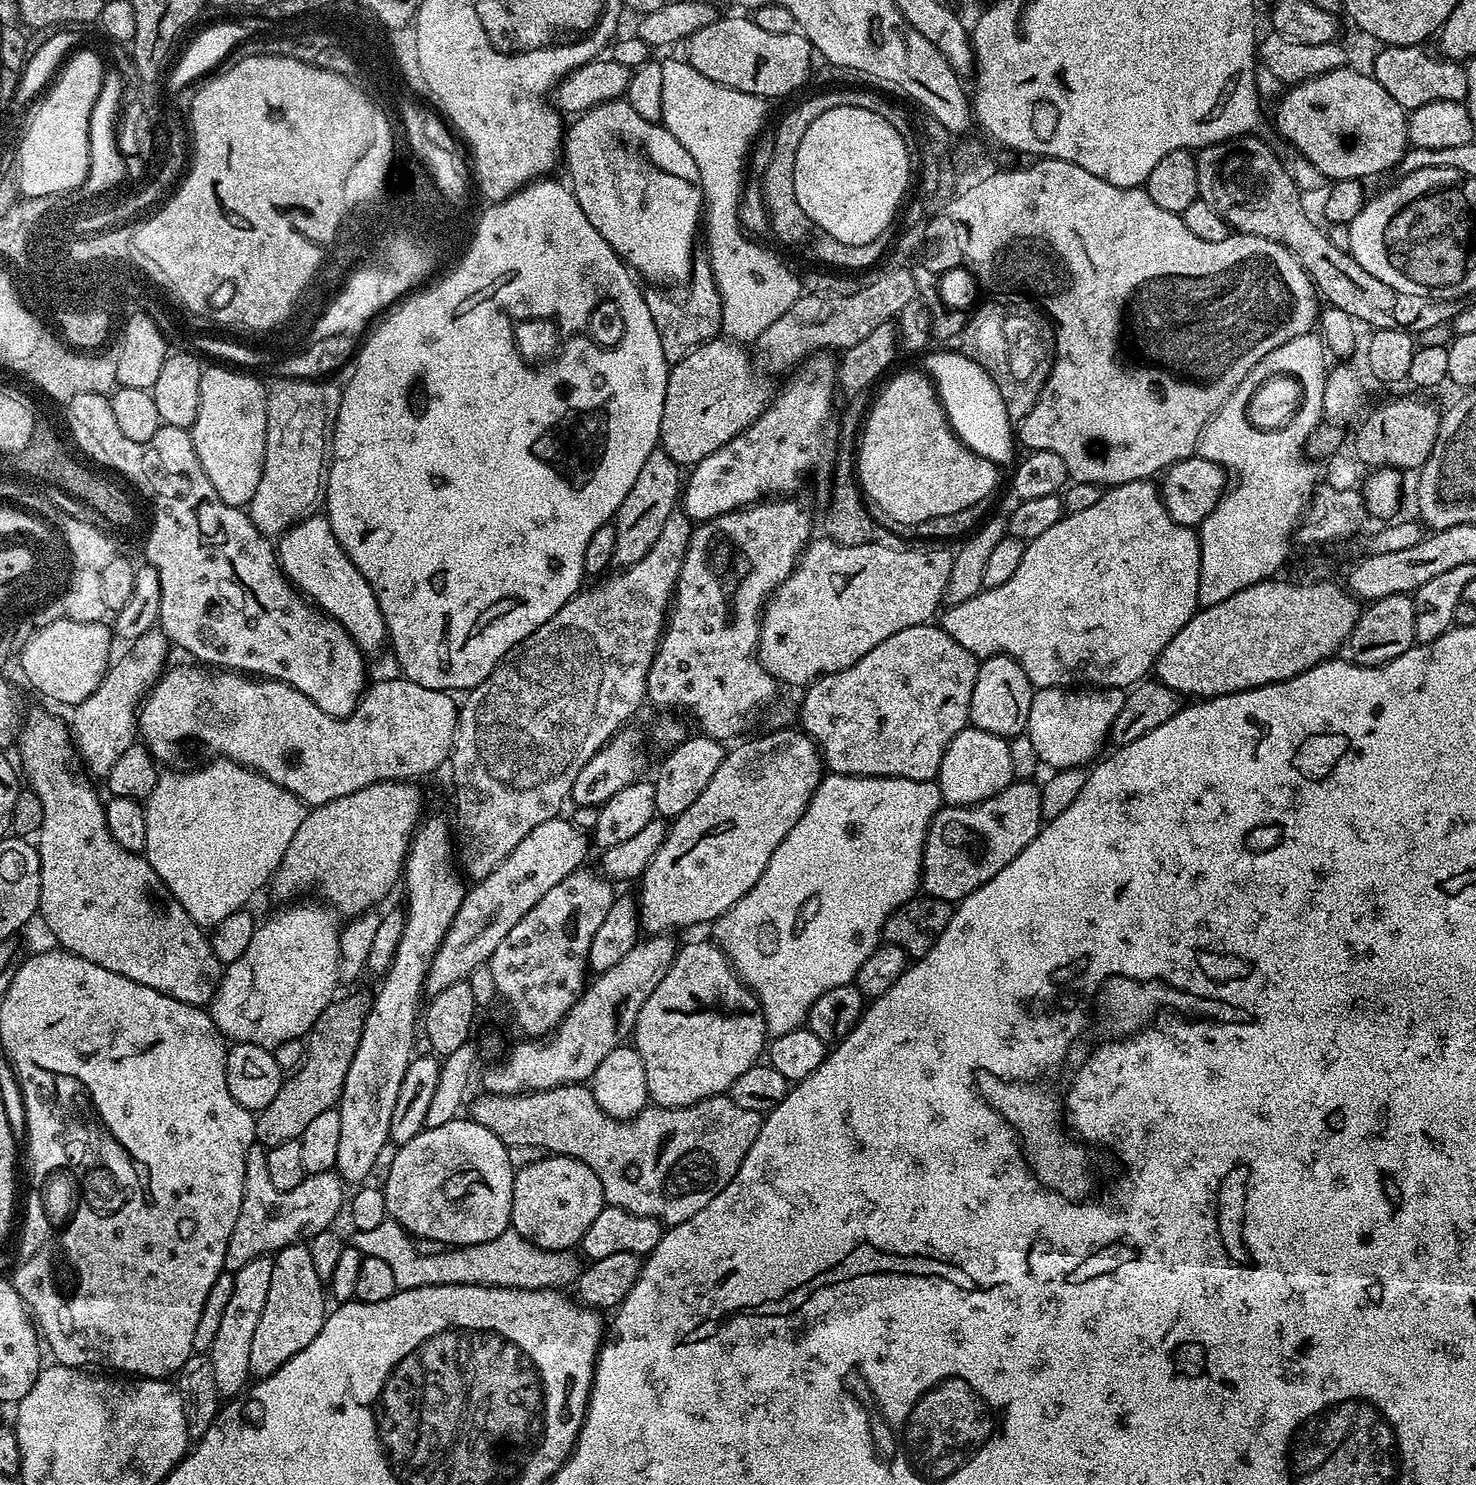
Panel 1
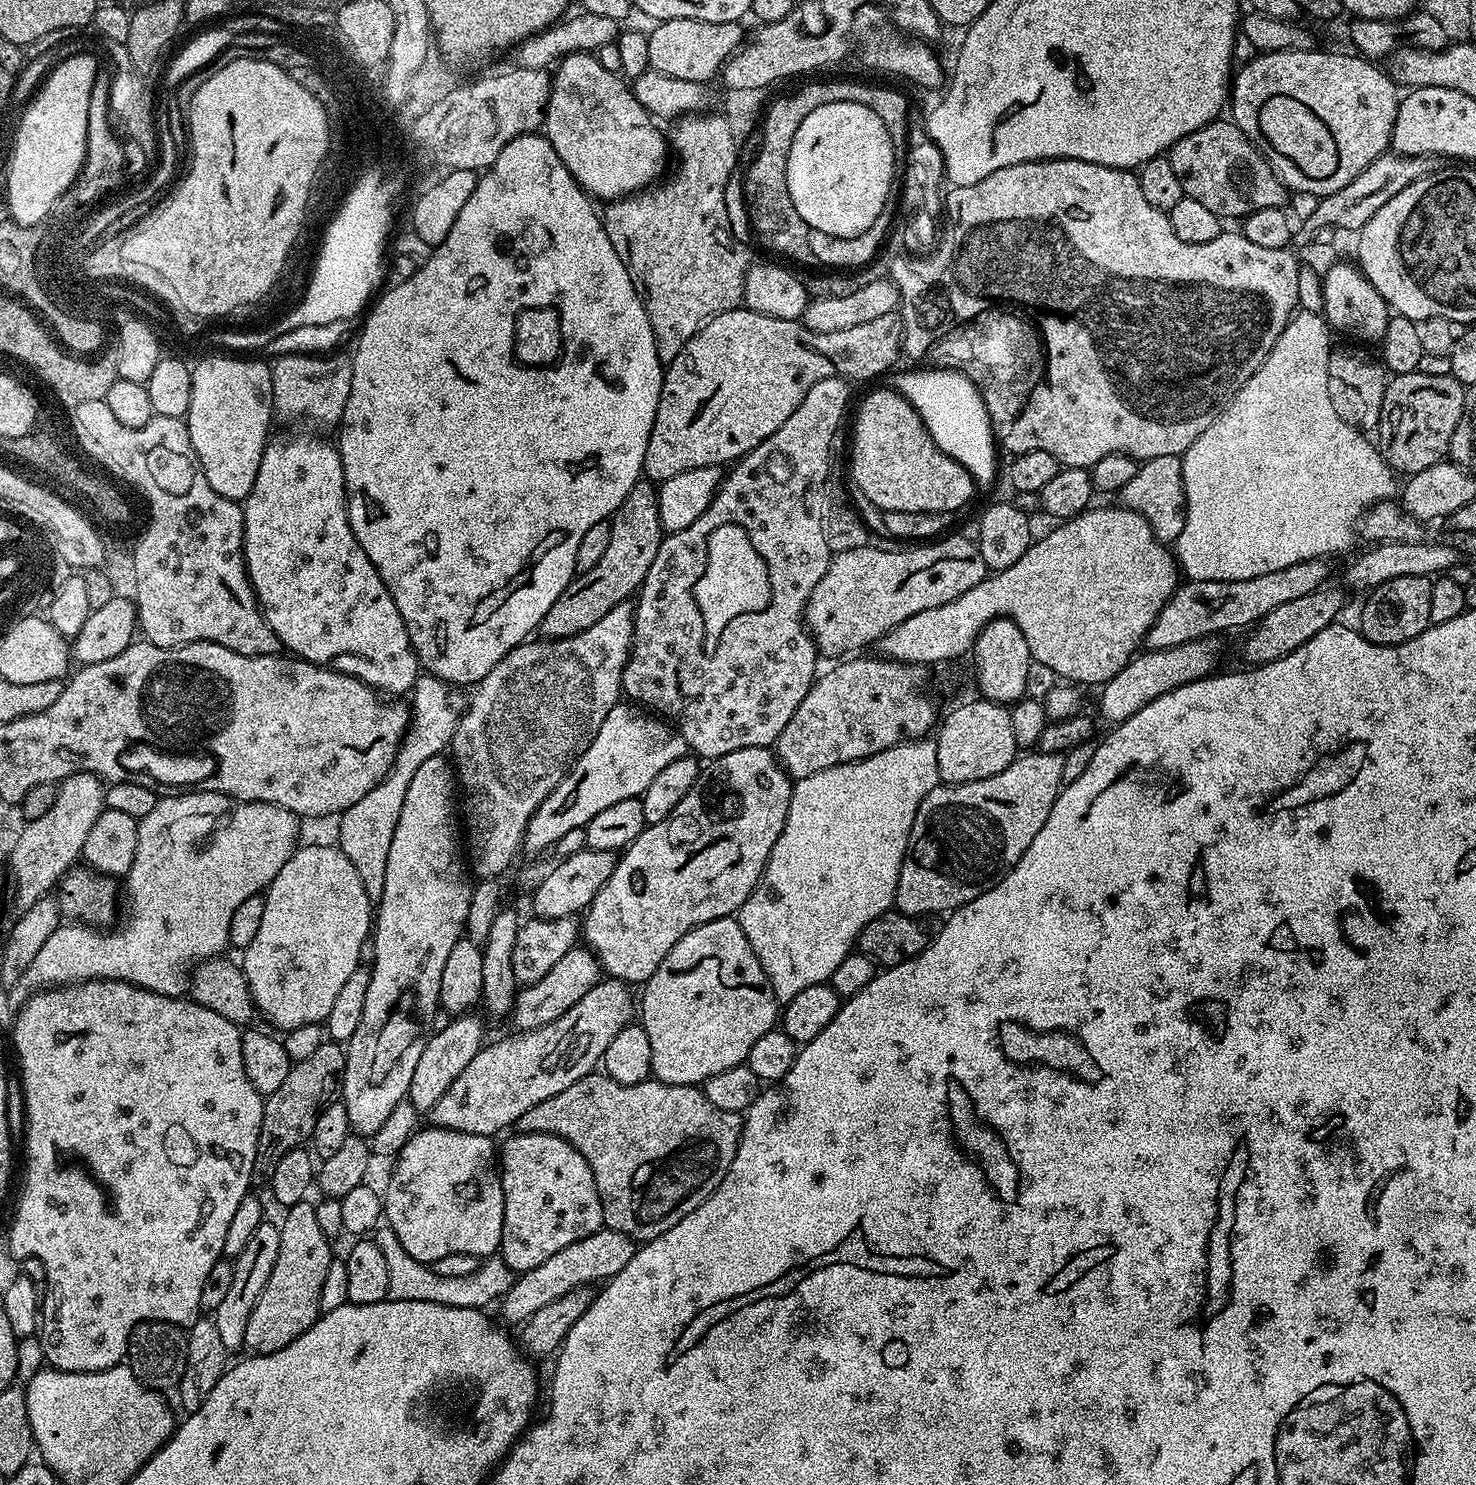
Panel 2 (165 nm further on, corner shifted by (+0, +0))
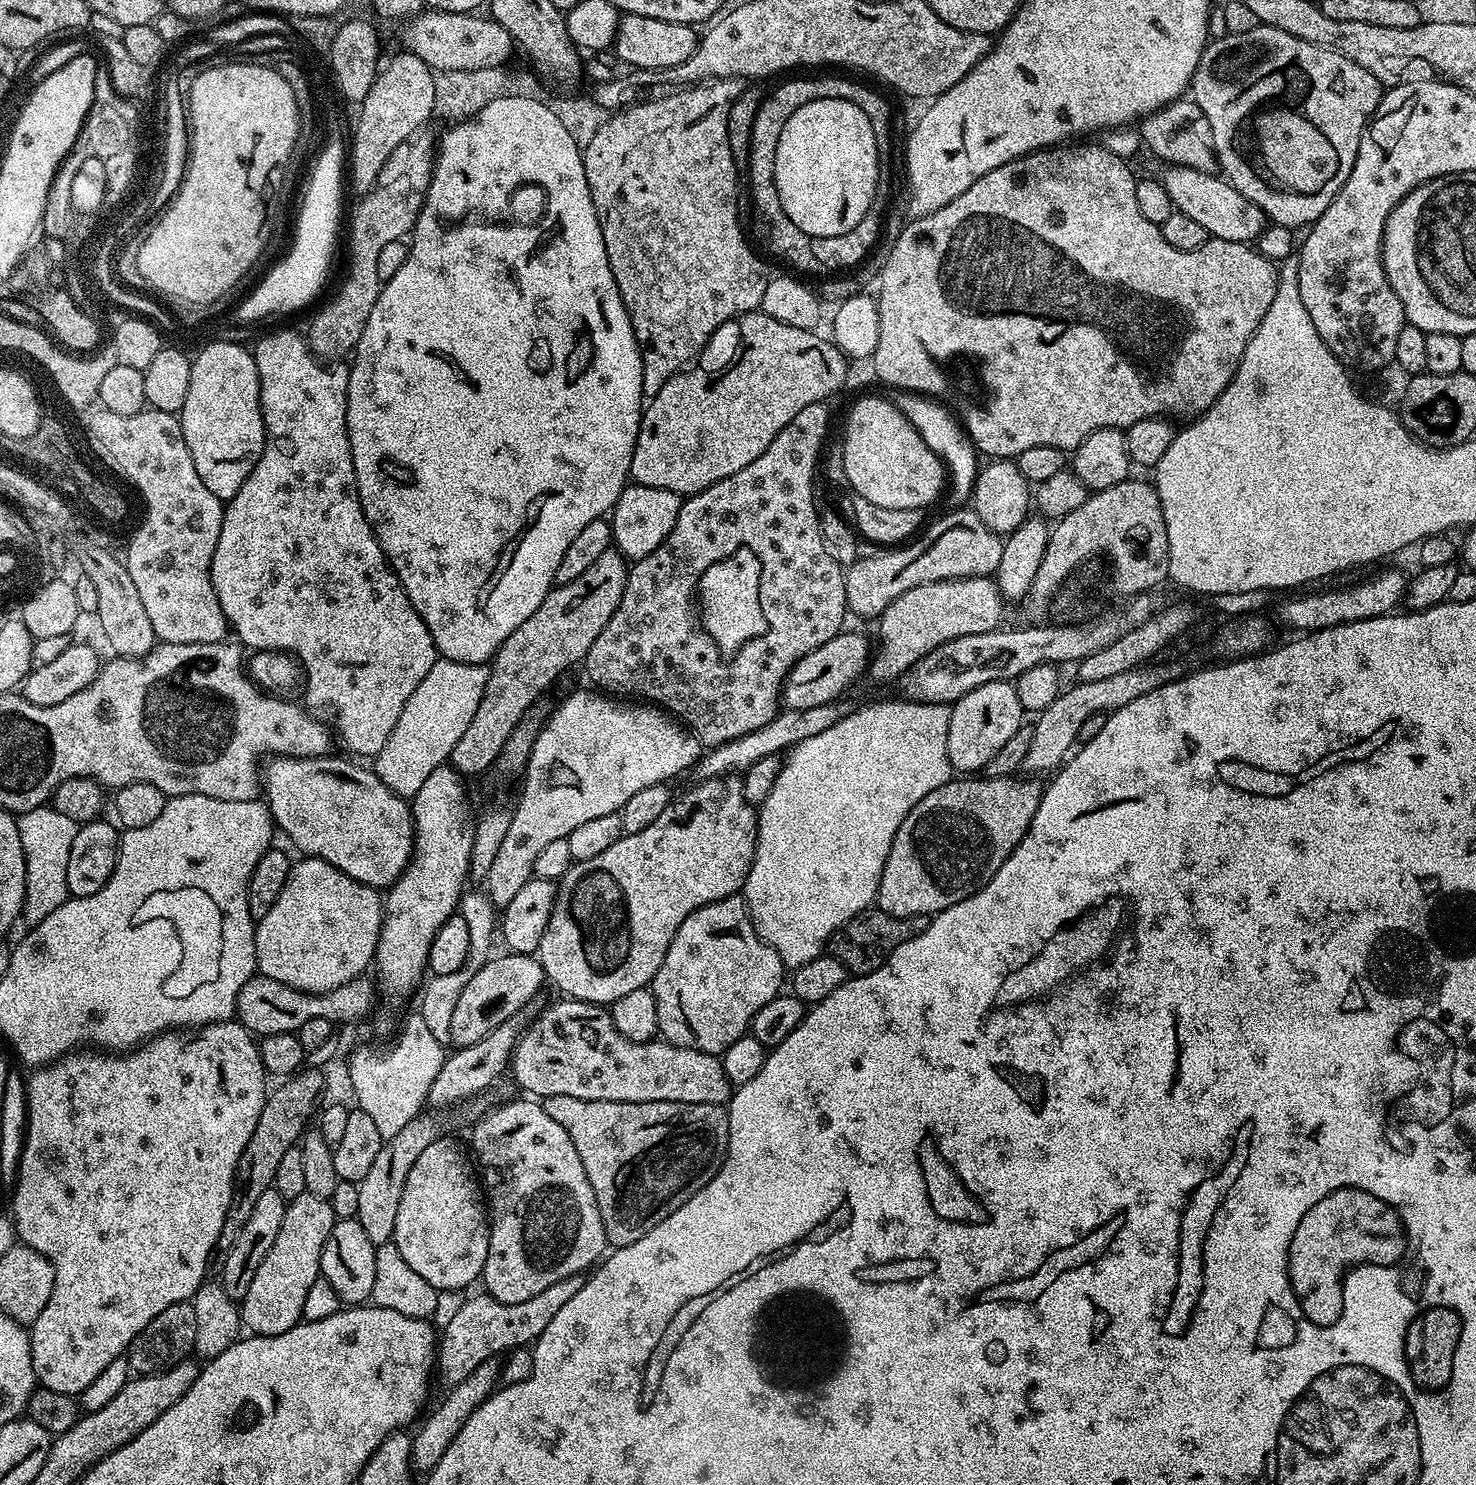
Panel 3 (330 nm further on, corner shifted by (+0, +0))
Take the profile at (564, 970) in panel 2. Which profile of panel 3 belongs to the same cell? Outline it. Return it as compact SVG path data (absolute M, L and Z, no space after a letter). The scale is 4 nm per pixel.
M529 1003L521 1012L514 1013L502 1026L498 1026L482 1042L474 1042L474 1046L456 1048L452 1053L445 1055L442 1070L438 1070L438 1078L434 1078L434 1086L430 1086L427 1107L452 1108L463 1100L472 1100L479 1092L484 1092L500 1075L507 1073L510 1068L512 1053L516 1050L516 1044L524 1034L530 1021L537 1015L538 1008L535 1003Z

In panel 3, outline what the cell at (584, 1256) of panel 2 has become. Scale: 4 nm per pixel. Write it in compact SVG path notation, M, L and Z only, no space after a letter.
M583 1275L562 1278L562 1282L554 1282L542 1294L534 1294L534 1298L526 1298L526 1302L498 1302L494 1297L487 1294L472 1296L452 1317L448 1320L444 1332L438 1336L438 1351L436 1353L436 1368L438 1380L444 1386L451 1386L462 1382L470 1370L475 1370L479 1364L487 1360L499 1357L499 1352L508 1352L511 1348L531 1346L536 1339L550 1326L554 1314L582 1290L585 1277Z

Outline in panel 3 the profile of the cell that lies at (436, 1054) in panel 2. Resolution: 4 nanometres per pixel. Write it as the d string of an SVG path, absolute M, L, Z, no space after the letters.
M500 954L493 955L491 960L466 982L462 994L458 998L458 1006L450 1021L450 1041L456 1048L474 1046L474 1042L482 1042L486 1034L490 1034L506 1018L521 1012L536 997L536 991L545 987L546 977L539 959L532 954Z

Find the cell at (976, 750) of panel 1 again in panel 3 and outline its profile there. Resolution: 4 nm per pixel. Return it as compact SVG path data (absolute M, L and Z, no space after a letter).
M1000 680L988 682L970 690L962 698L958 698L951 705L950 734L946 734L946 750L952 763L953 769L960 774L976 774L983 770L1014 738L1014 733L1022 727L1022 718L1026 713L1022 702L1018 702L1016 685L1011 680Z

